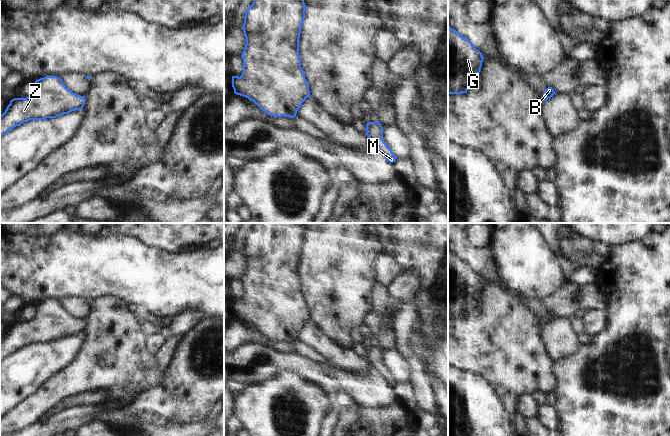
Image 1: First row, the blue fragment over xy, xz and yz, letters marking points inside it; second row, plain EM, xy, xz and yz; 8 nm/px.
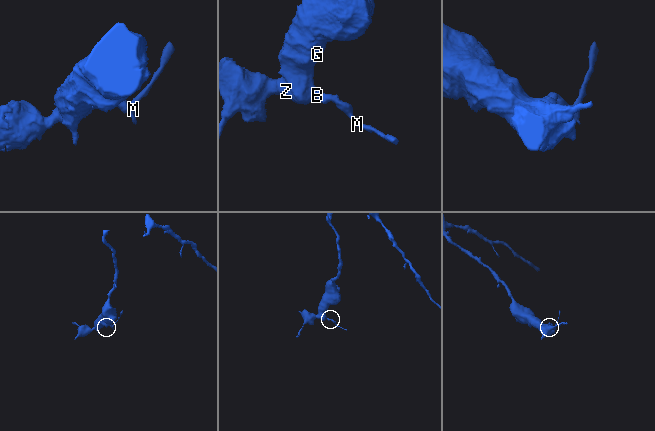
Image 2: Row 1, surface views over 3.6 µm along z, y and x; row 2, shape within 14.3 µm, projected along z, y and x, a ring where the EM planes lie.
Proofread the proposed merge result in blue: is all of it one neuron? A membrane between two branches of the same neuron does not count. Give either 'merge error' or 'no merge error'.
no merge error

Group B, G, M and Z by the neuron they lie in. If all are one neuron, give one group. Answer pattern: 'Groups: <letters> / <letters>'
Groups: B G M Z

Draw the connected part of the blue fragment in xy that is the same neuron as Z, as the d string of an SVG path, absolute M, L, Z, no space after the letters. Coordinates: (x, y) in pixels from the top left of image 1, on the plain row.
M40 302L35 305L35 314L30 320L12 323L5 336L0 339L0 360L30 344L56 342L80 334L85 326L85 320L73 317L61 302Z

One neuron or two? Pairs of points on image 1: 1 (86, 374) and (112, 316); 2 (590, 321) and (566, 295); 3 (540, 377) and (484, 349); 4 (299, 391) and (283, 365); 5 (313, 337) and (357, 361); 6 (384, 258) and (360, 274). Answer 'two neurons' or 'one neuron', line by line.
1: one neuron
2: two neurons
3: one neuron
4: two neurons
5: one neuron
6: two neurons

